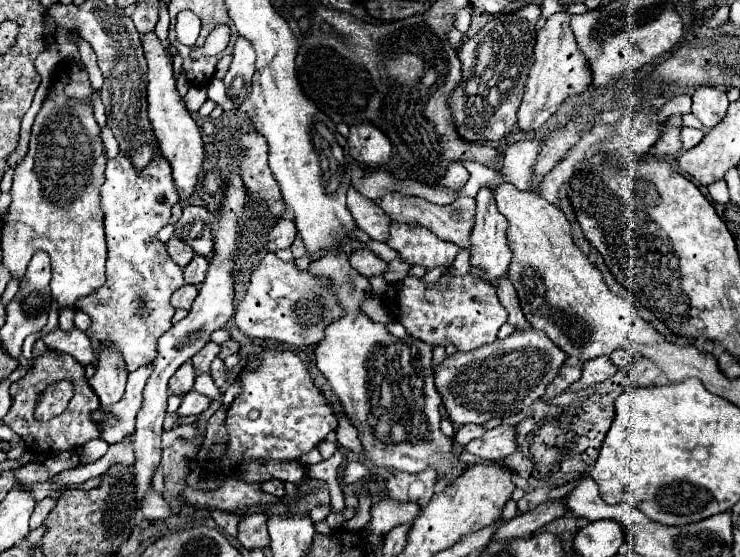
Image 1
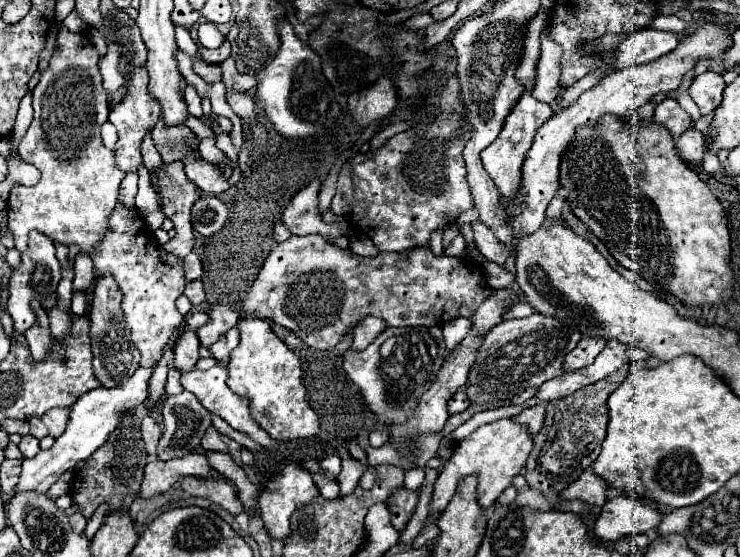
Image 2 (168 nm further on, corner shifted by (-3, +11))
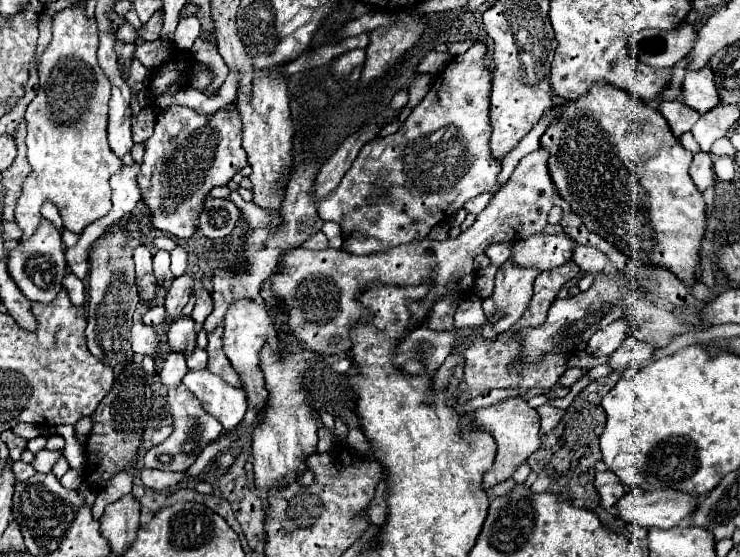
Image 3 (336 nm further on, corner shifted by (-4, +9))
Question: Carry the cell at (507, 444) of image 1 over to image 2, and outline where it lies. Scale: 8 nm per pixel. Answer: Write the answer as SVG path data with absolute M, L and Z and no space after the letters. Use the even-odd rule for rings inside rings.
M542 405L528 407L528 409L524 409L522 413L514 415L514 421L520 423L524 429L528 429L530 435L534 435L534 433L538 433L540 427L542 427L542 421L544 421L544 407L542 407Z

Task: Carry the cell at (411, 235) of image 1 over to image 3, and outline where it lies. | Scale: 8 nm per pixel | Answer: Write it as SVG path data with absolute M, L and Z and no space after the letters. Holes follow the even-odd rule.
M477 41L467 53L453 57L449 65L433 77L429 93L413 109L401 129L393 135L367 143L367 147L361 149L339 187L319 201L319 217L341 225L341 251L369 255L387 251L403 243L419 241L427 237L427 233L435 225L443 223L447 217L459 211L467 199L481 193L499 191L501 183L497 181L497 175L501 171L501 159L491 159L489 149L489 93L493 77L485 59L487 45L481 41ZM381 191L387 191L387 197L381 197Z

